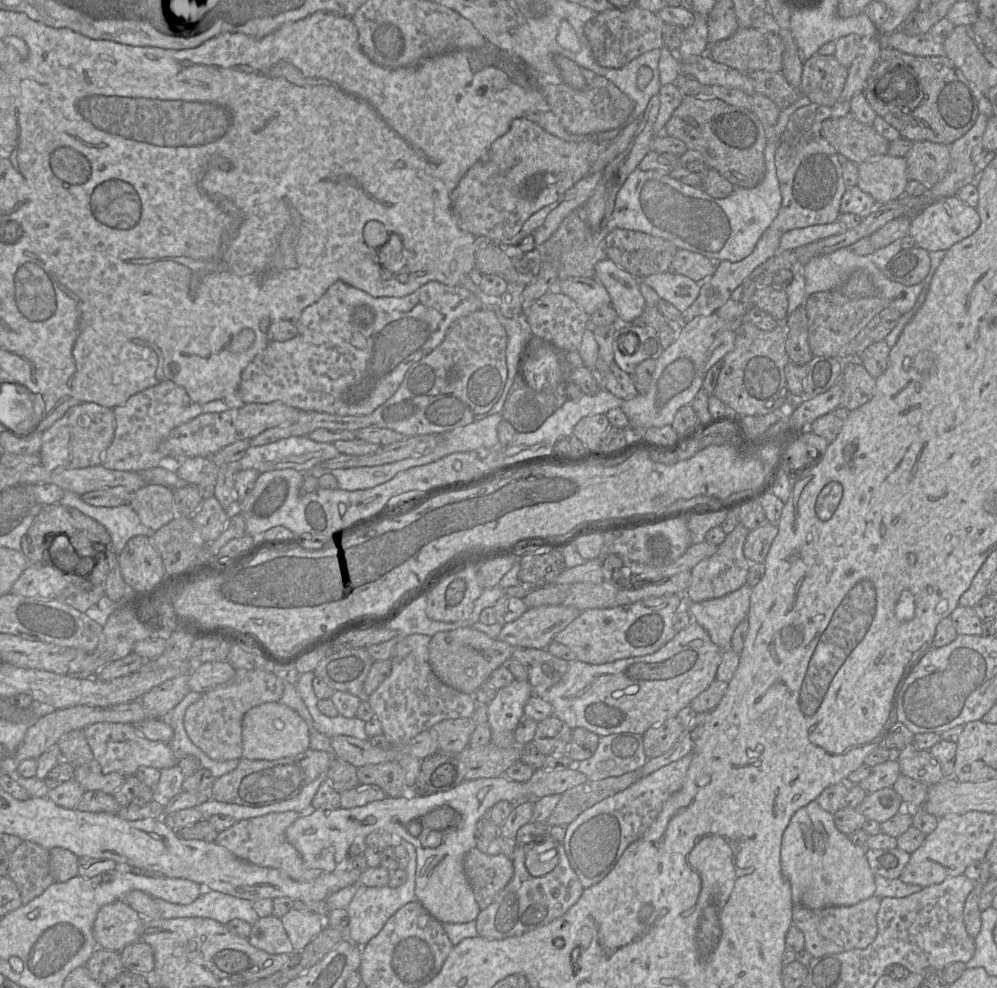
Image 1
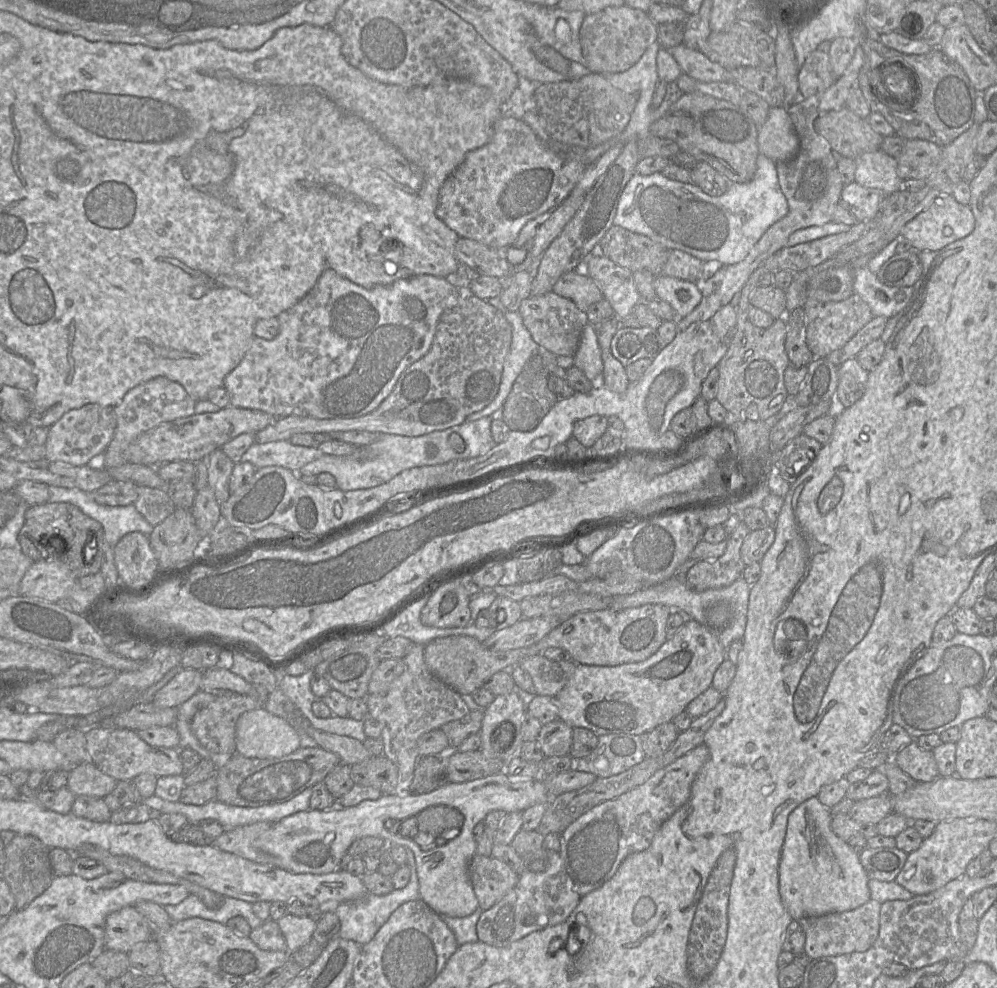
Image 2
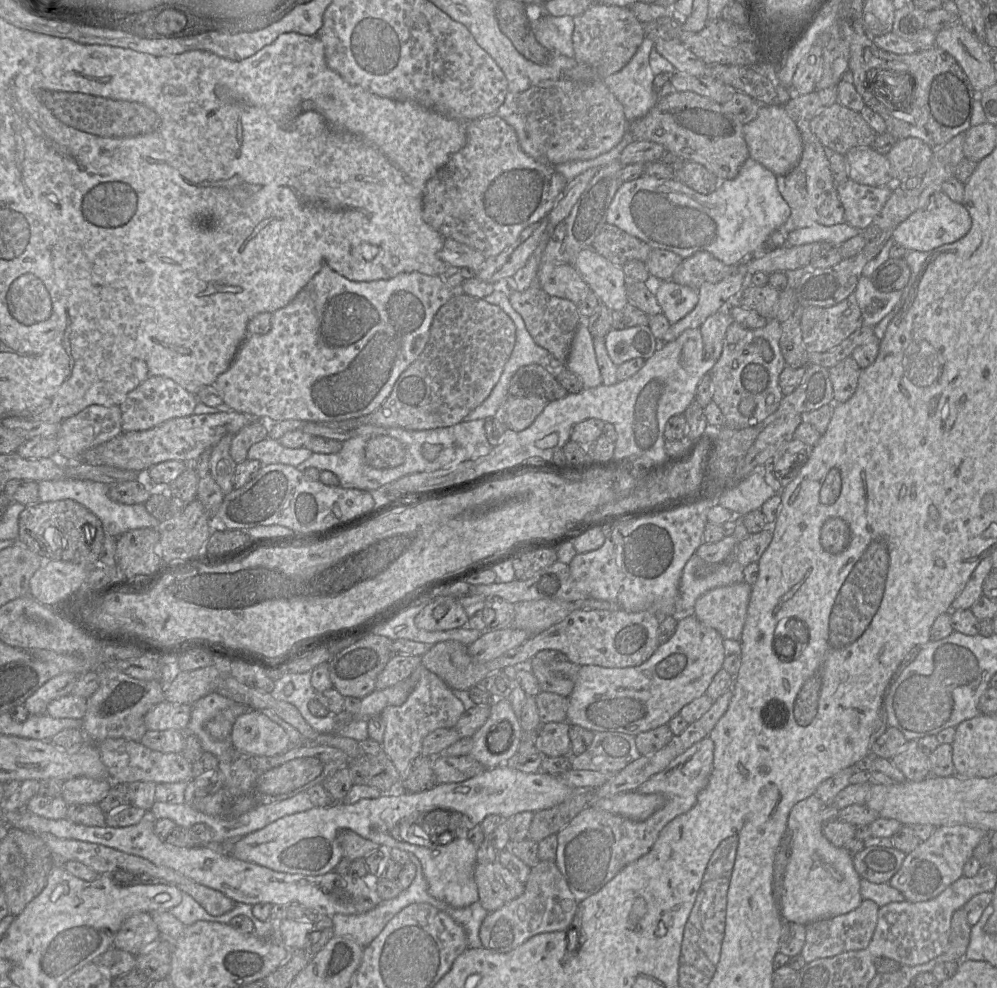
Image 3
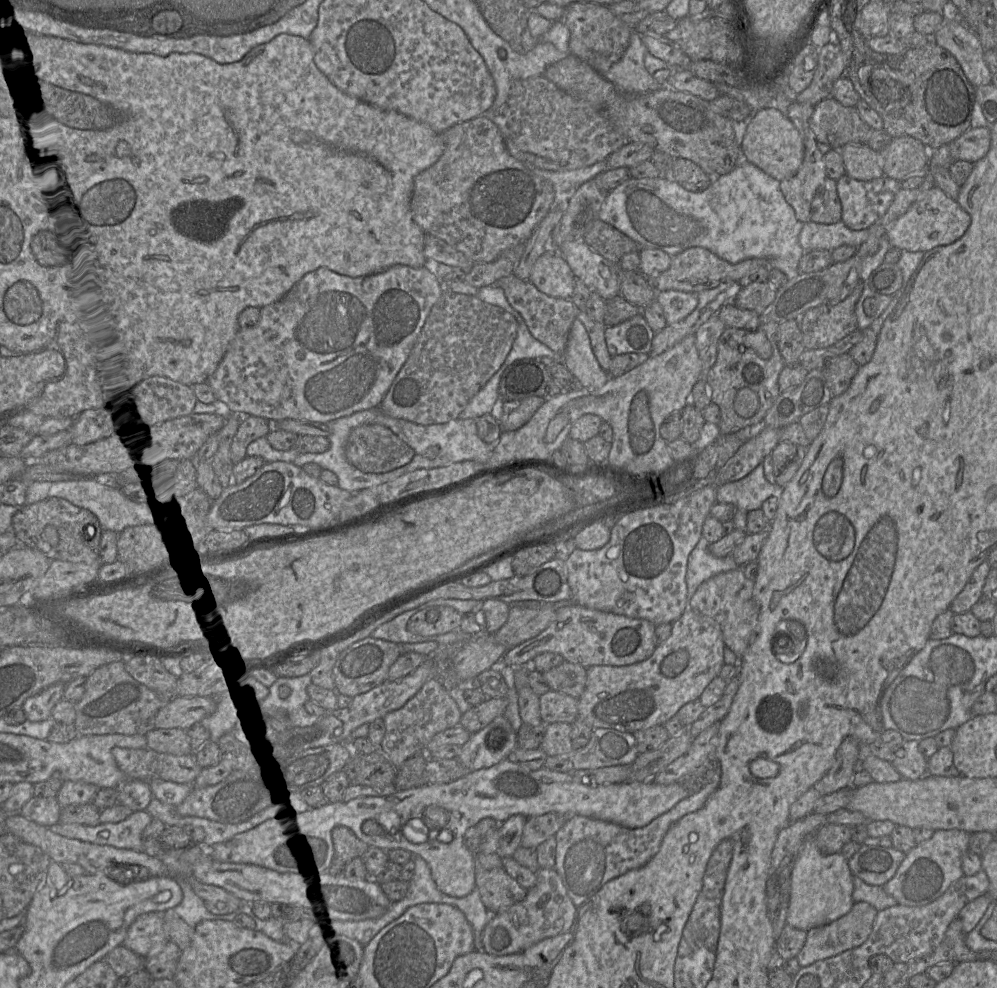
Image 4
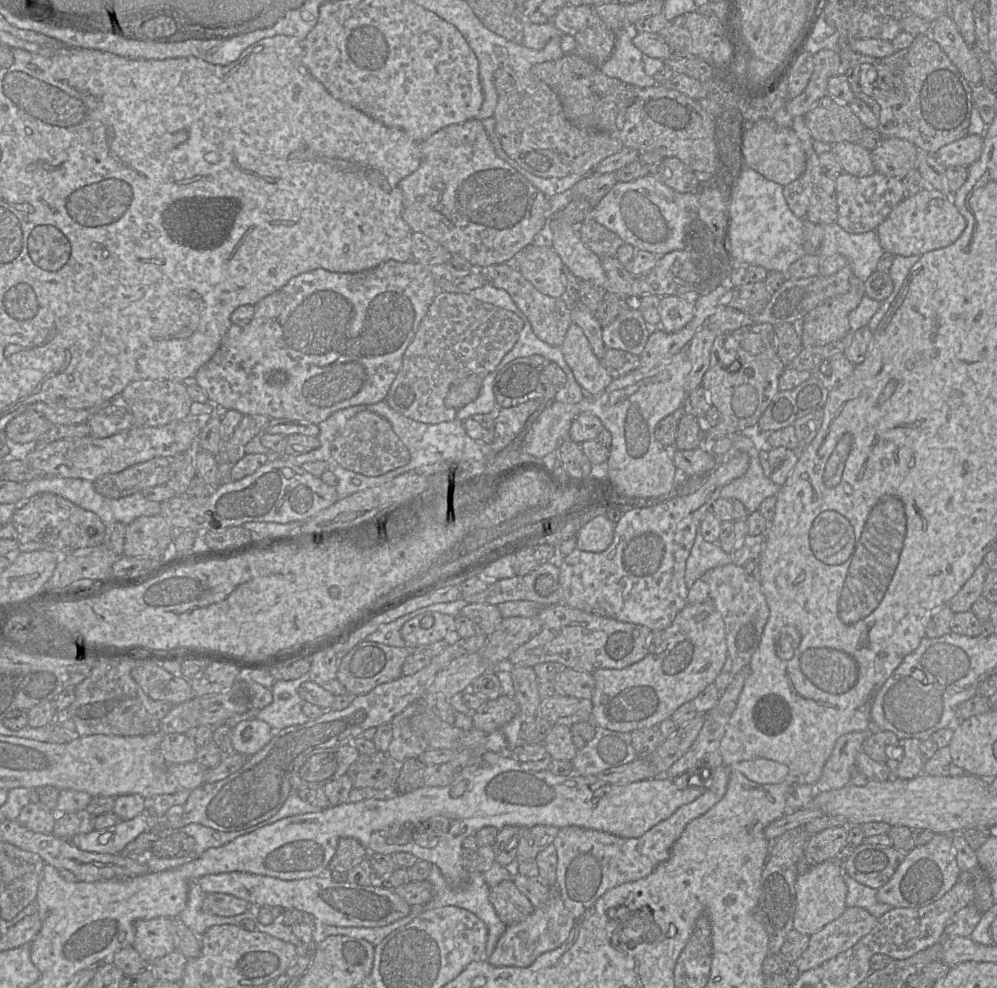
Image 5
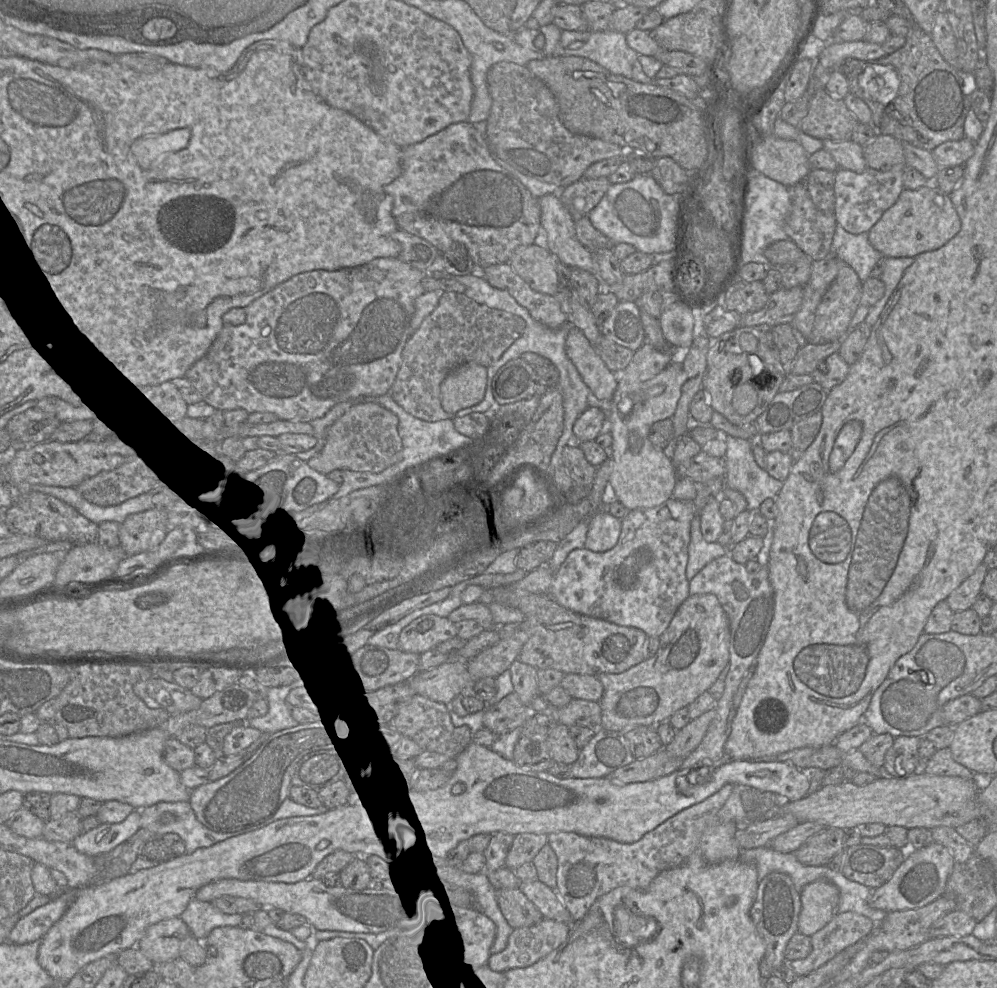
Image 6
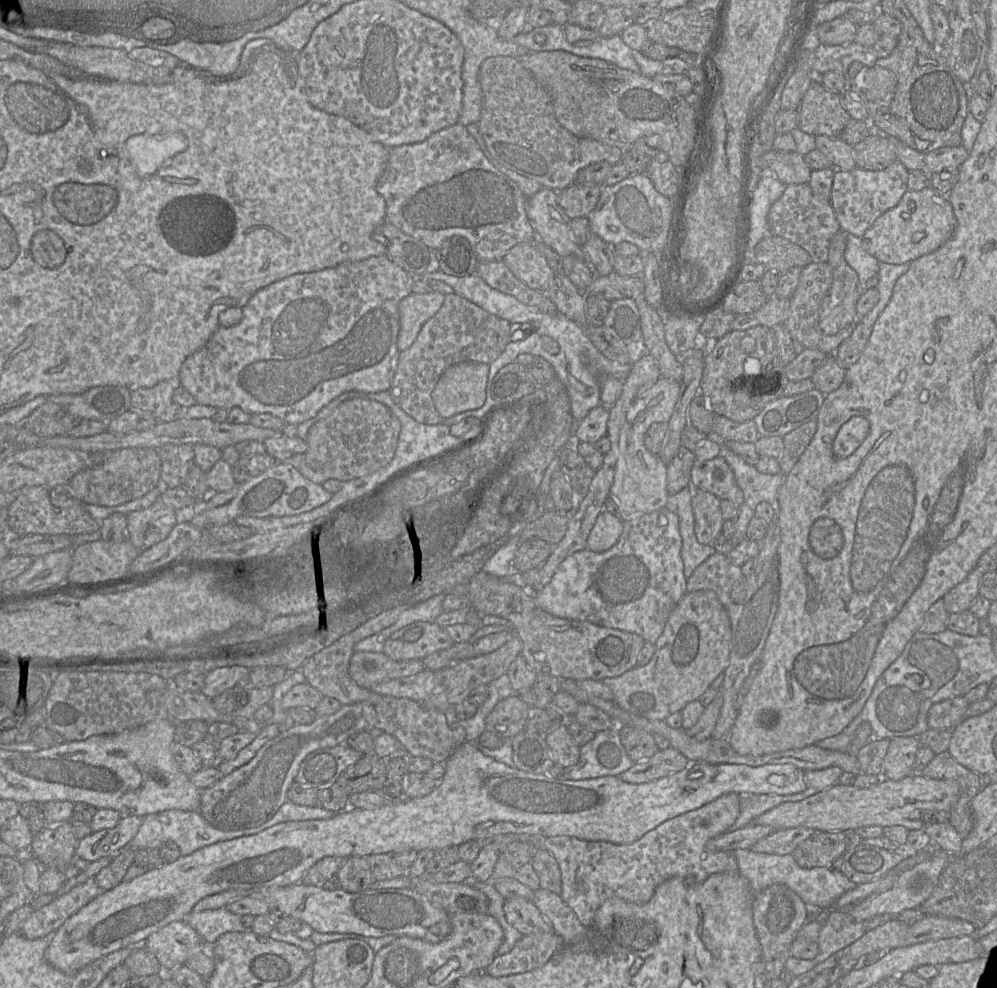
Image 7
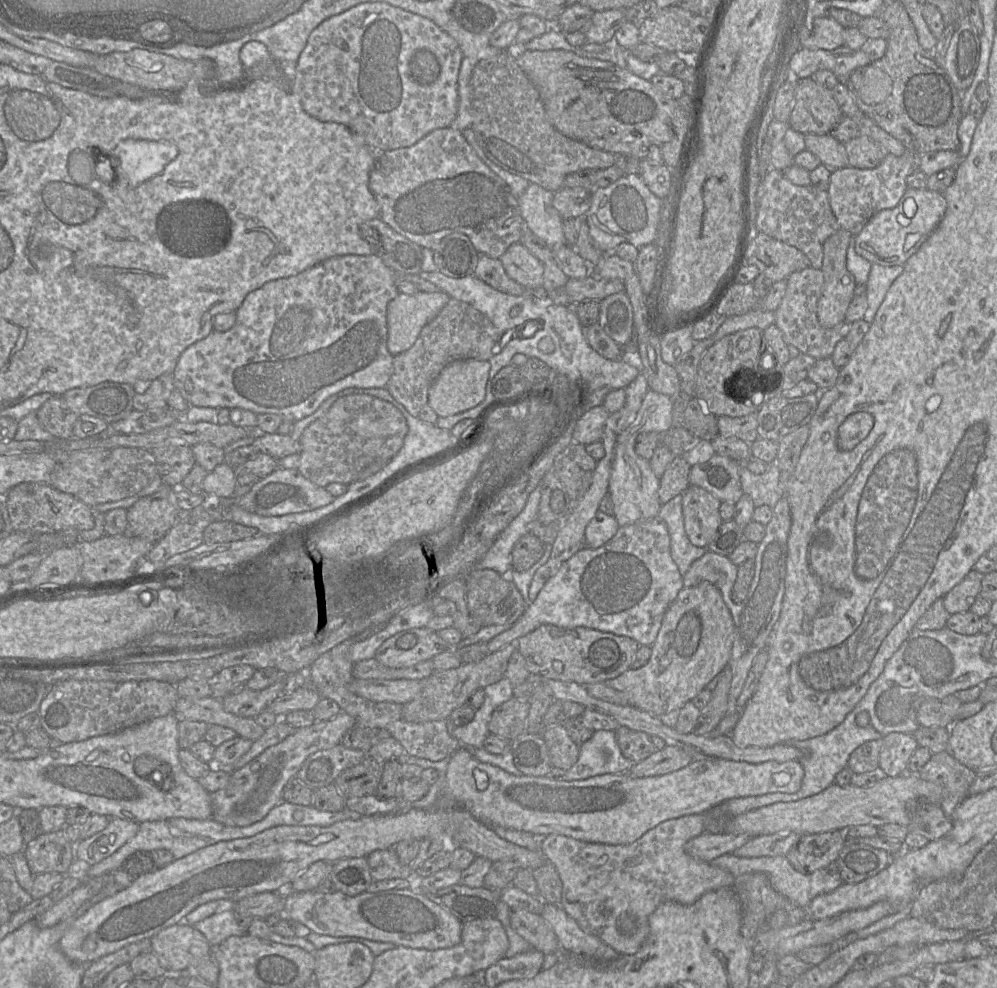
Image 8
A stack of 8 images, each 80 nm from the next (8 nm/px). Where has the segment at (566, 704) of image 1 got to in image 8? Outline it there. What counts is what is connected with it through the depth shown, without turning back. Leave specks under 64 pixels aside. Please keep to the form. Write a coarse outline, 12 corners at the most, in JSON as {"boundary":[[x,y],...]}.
{"boundary":[[684,586],[648,662],[602,683],[660,717],[728,667],[719,589]]}

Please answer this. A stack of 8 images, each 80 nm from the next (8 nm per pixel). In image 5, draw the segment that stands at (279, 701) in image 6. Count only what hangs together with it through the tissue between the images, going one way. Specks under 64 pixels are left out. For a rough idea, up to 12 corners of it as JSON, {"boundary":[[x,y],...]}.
{"boundary":[[295,680],[276,681],[271,704],[251,708],[228,719],[233,728],[258,719],[280,731],[308,722]]}

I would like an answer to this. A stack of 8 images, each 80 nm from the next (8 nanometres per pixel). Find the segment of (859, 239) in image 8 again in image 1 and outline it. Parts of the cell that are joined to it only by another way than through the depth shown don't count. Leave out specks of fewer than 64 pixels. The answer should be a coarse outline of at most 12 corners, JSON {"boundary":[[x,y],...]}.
{"boundary":[[956,195],[912,217],[909,235],[927,251],[948,250],[980,226]]}

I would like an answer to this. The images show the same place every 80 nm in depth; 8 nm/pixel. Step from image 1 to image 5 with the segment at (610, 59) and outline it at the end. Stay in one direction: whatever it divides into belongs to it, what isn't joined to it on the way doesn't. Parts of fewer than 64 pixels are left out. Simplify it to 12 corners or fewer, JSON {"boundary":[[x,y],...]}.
{"boundary":[[566,5],[553,25],[579,57],[607,61],[616,34],[589,5]]}

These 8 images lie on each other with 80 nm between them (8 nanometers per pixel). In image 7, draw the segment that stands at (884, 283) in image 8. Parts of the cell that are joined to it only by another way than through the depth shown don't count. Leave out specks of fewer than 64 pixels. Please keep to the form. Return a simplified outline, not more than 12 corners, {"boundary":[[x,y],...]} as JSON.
{"boundary":[[911,262],[879,263],[876,289],[879,300],[867,315],[859,318],[873,327],[888,304],[897,279]]}

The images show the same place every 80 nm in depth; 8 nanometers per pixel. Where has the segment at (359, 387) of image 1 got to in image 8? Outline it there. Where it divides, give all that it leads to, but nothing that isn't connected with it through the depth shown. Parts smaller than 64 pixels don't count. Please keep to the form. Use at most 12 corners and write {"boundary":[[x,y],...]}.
{"boundary":[[334,256],[250,292],[172,372],[298,421],[386,387],[396,274]]}

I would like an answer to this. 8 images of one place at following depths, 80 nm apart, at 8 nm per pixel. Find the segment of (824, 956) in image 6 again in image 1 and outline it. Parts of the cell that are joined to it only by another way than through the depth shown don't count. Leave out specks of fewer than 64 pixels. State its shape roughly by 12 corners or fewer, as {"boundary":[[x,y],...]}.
{"boundary":[[881,898],[810,909],[792,924],[813,957],[864,949],[878,932]]}

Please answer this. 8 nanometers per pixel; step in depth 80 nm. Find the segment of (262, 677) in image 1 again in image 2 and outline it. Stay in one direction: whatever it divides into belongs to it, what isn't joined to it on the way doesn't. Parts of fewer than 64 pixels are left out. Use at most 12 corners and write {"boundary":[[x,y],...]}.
{"boundary":[[222,695],[198,710],[191,731],[213,753],[236,753],[236,722],[263,708]]}

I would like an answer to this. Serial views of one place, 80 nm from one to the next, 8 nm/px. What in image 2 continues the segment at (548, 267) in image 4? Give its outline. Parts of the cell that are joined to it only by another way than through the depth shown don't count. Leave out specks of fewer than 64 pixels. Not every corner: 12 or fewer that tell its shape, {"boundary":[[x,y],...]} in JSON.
{"boundary":[[583,270],[561,275],[552,291],[585,313],[604,299],[599,285]]}

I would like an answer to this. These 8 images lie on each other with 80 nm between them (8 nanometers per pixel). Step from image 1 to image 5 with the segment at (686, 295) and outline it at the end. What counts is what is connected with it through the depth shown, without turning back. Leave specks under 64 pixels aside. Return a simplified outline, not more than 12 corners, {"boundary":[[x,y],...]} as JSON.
{"boundary":[[699,296],[660,297],[660,326],[668,333],[694,317]]}

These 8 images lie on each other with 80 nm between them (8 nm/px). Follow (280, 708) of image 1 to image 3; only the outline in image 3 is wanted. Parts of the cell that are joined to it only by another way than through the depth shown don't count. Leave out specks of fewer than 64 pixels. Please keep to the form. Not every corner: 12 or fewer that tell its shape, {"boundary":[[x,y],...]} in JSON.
{"boundary":[[258,710],[237,718],[230,741],[257,756],[290,748],[286,731]]}

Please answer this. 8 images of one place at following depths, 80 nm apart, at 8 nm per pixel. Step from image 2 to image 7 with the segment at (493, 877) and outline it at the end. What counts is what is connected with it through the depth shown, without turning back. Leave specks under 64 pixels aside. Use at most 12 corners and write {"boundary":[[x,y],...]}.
{"boundary":[[505,899],[506,921],[522,935],[553,931],[530,900]]}

